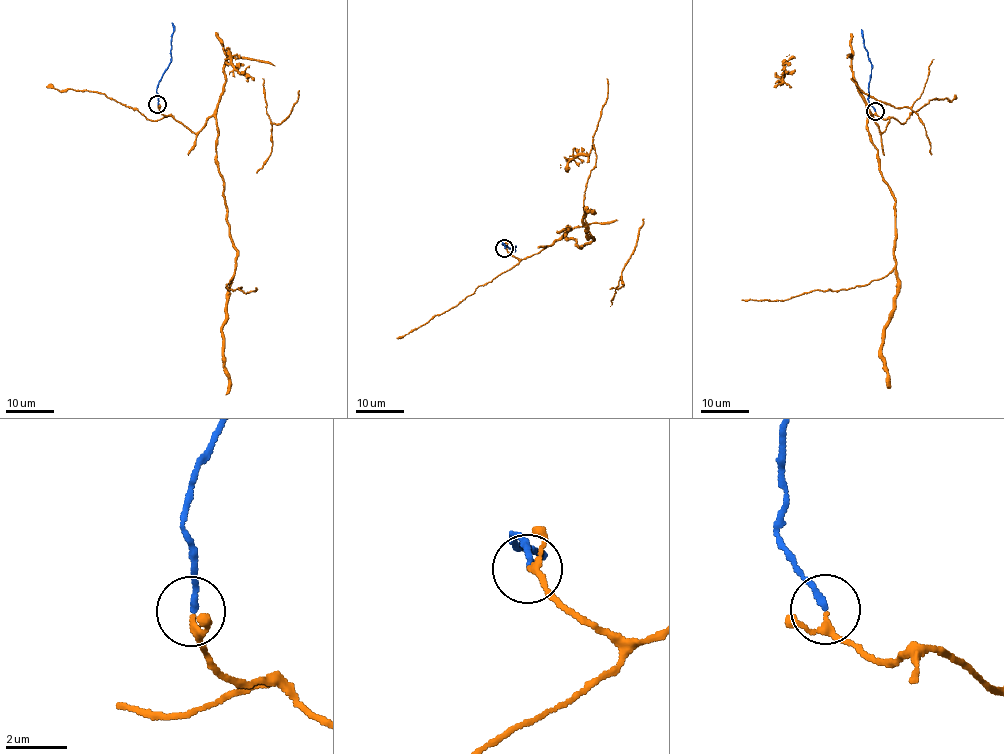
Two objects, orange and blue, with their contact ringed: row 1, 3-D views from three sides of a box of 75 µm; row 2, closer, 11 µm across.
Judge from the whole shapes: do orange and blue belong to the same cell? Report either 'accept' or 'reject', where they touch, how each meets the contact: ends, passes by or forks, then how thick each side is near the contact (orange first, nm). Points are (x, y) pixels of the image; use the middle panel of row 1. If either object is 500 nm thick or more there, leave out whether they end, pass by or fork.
accept | (504, 248) | orange passes by | blue ends | 180/200 nm

